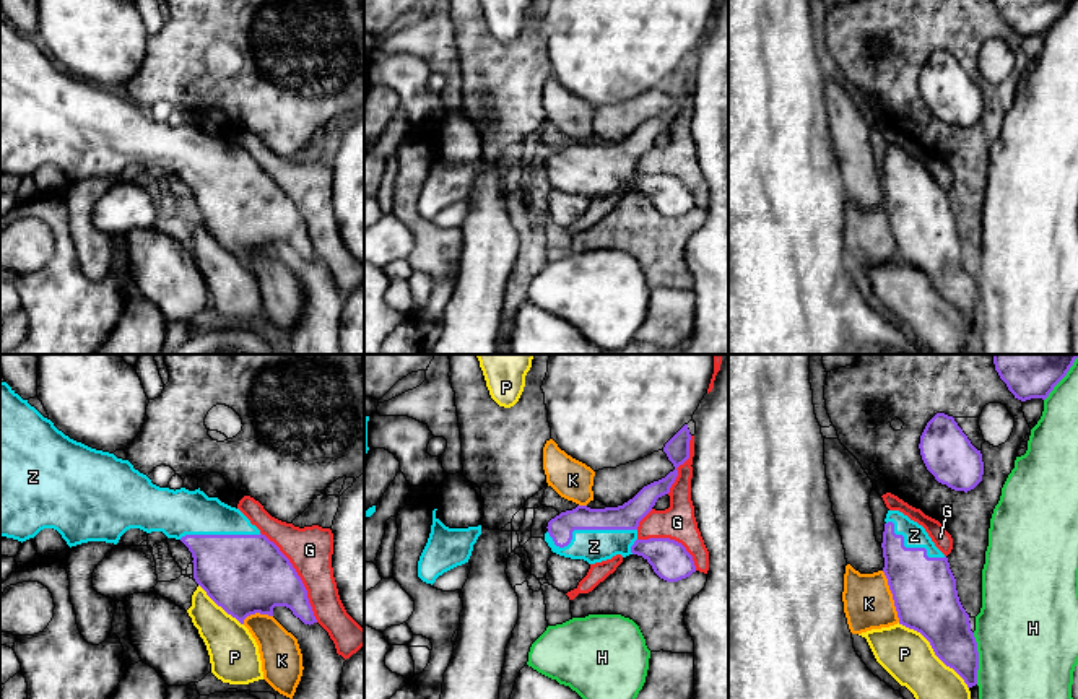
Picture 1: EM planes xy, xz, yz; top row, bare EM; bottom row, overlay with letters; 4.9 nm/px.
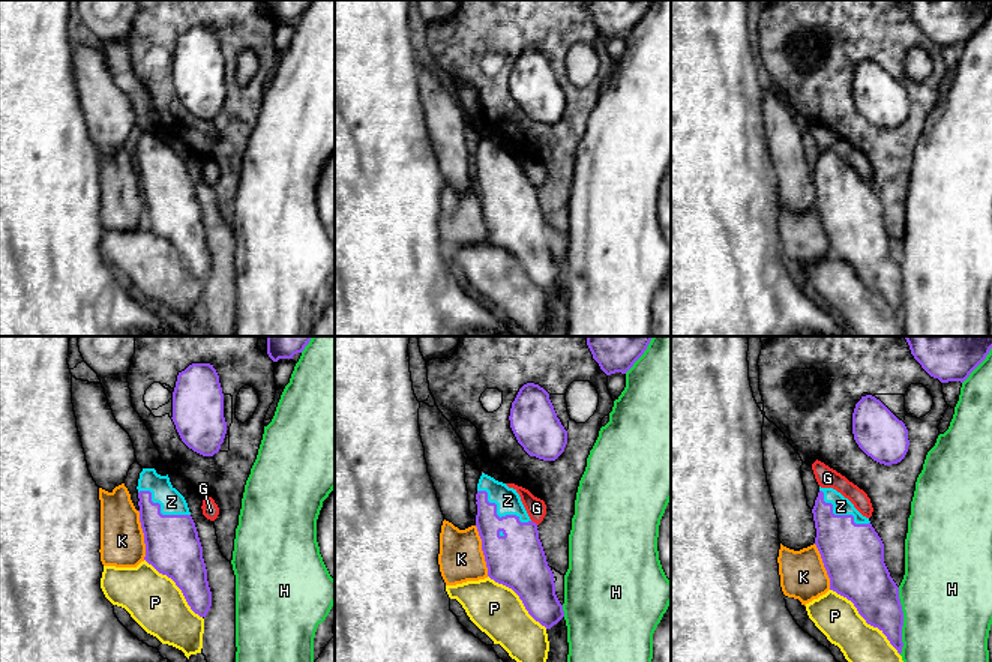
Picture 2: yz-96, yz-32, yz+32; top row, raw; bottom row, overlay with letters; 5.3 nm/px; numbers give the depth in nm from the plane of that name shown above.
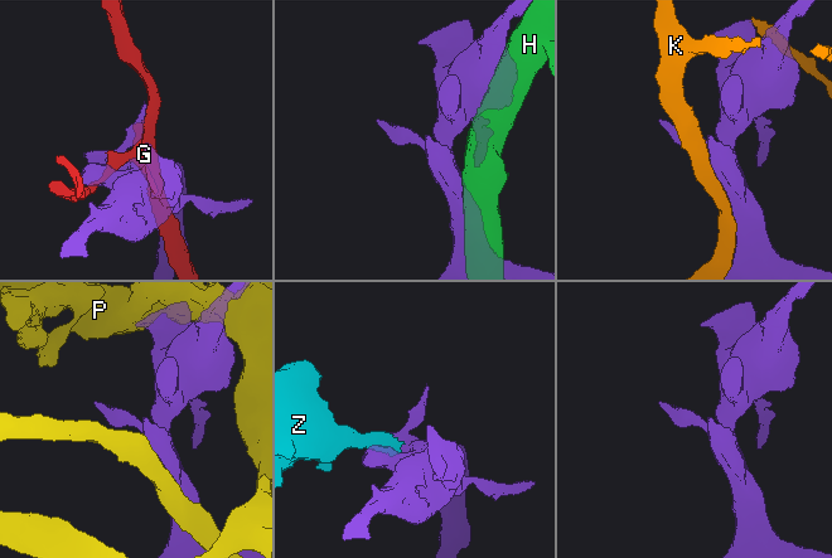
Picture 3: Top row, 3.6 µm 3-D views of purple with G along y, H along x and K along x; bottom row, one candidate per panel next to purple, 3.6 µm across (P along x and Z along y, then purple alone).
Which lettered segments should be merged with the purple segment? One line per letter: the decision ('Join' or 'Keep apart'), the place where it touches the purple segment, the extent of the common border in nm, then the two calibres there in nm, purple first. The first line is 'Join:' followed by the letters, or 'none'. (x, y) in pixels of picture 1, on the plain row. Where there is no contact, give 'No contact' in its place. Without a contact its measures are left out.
Join: Z
G: Keep apart. Touches purple at xy (298, 212). Shared border 550 nm. Thickness 400 nm (purple) against 220 nm
H: Keep apart. Touches purple at yz (978, 295). Shared border 260 nm. Thickness 240 nm (purple) against 480 nm
K: Keep apart. Touches purple at yz (893, 233). Shared border 280 nm. Thickness 320 nm (purple) against 240 nm
P: Keep apart. Touches purple at yz (934, 286). Shared border 480 nm. Thickness 300 nm (purple) against 240 nm
Z: Join. Touches purple at xz (586, 164). Shared border 440 nm. Thickness 130 nm (purple) against 160 nm

